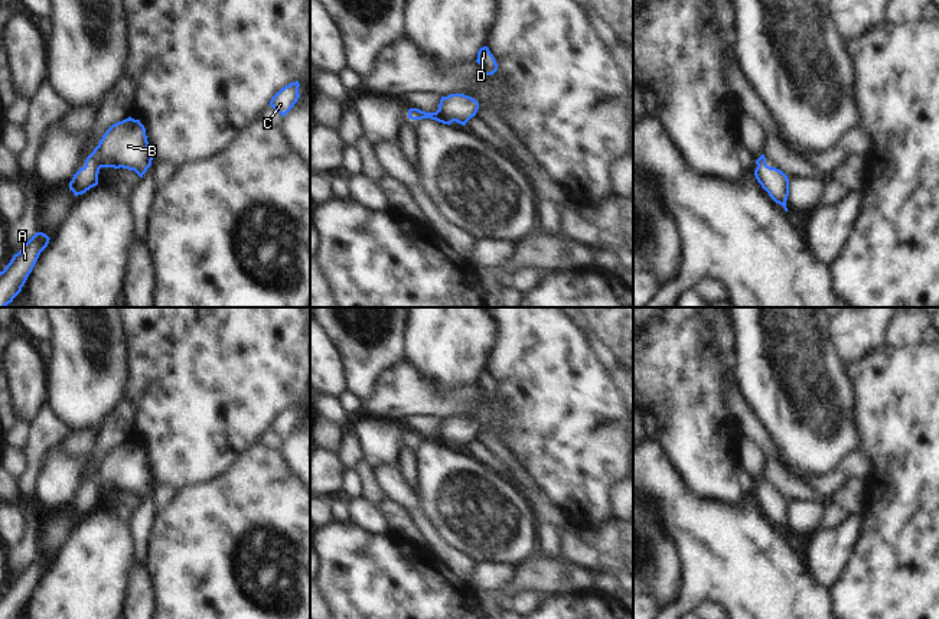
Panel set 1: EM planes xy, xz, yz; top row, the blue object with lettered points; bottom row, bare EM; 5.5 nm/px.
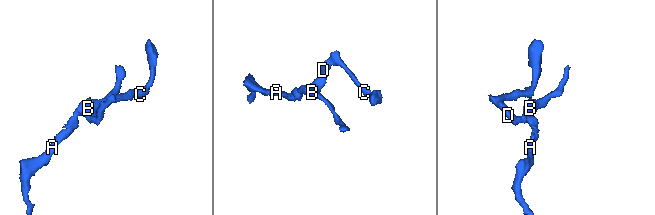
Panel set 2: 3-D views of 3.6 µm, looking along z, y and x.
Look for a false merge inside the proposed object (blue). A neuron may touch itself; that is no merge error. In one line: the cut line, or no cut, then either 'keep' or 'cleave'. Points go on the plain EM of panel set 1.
cut none; keep

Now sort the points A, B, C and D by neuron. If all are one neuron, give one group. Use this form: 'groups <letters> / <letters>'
groups A B C D

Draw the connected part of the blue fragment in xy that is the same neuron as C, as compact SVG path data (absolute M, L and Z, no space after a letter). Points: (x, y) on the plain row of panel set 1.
M299 404L291 405L281 411L275 418L271 421L270 429L284 440L293 429L297 426L299 417Z

